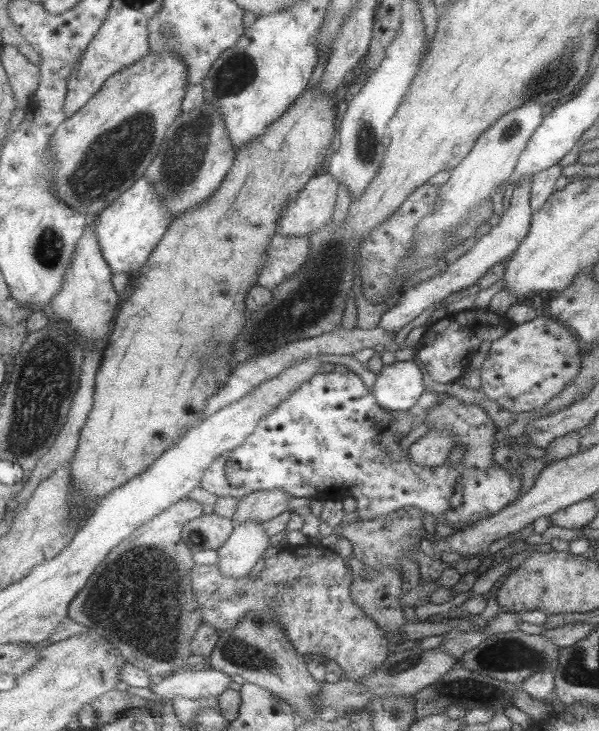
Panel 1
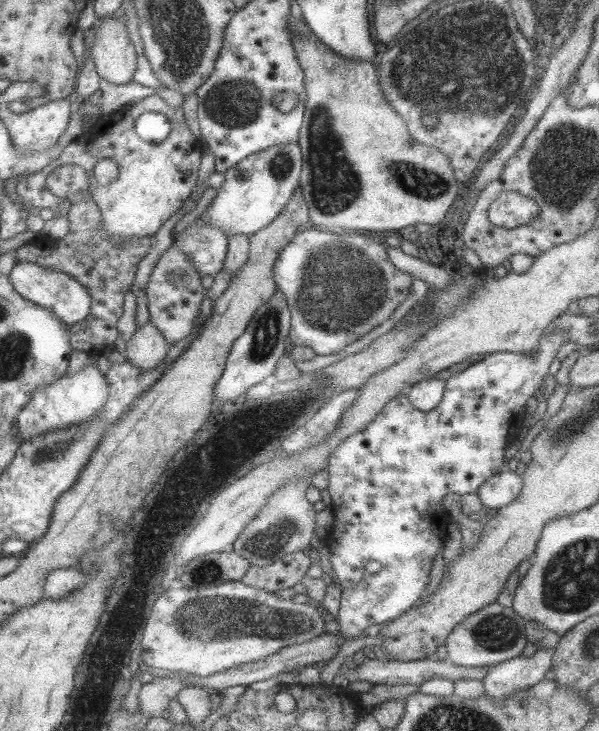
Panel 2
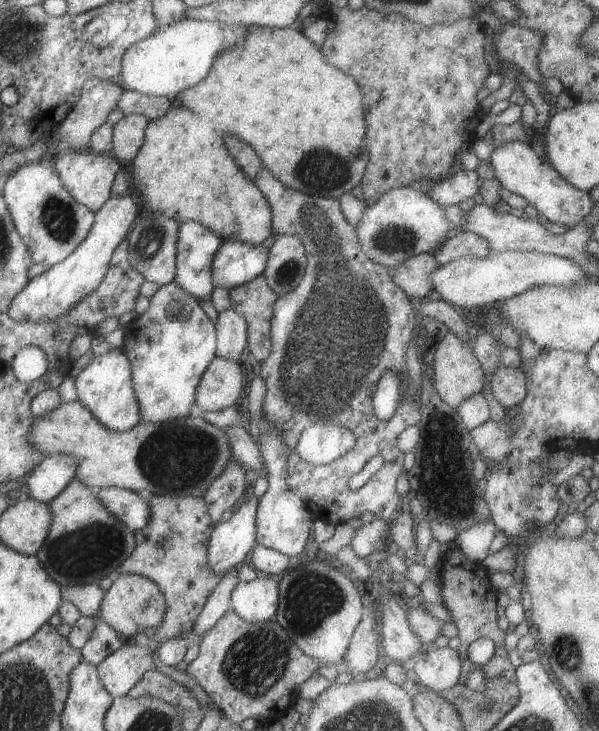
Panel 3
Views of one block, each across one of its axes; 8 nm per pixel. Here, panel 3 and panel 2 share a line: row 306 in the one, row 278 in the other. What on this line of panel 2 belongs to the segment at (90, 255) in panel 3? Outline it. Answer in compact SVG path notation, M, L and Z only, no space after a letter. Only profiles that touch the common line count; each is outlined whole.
M20 262L15 265L10 275L16 290L24 298L35 302L36 305L47 307L50 311L55 311L56 315L59 315L71 328L91 317L95 298L91 295L91 290L71 274L32 262Z

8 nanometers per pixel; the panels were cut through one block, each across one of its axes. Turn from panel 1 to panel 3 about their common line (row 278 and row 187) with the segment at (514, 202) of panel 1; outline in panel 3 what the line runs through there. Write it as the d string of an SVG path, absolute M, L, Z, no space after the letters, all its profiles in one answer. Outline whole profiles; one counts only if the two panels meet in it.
M458 171L448 178L431 181L431 189L424 192L444 207L466 200L481 192L482 183L476 171Z

